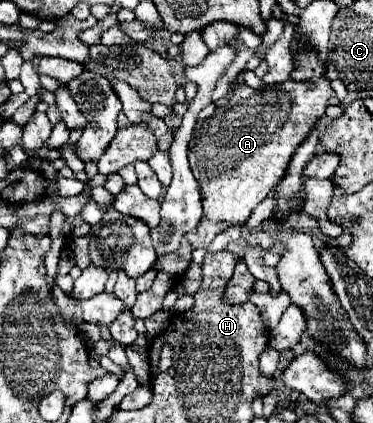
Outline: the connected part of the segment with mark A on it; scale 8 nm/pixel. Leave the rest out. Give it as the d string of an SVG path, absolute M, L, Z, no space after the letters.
M326 77L310 81L284 81L252 89L236 85L226 107L216 109L208 119L196 125L188 159L202 193L202 221L186 233L192 247L208 247L228 225L242 225L250 219L254 207L280 183L296 147L310 135L316 117L324 115L328 105L340 103Z

